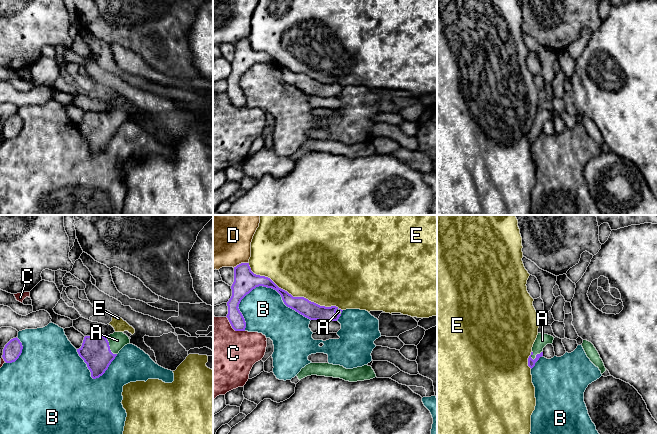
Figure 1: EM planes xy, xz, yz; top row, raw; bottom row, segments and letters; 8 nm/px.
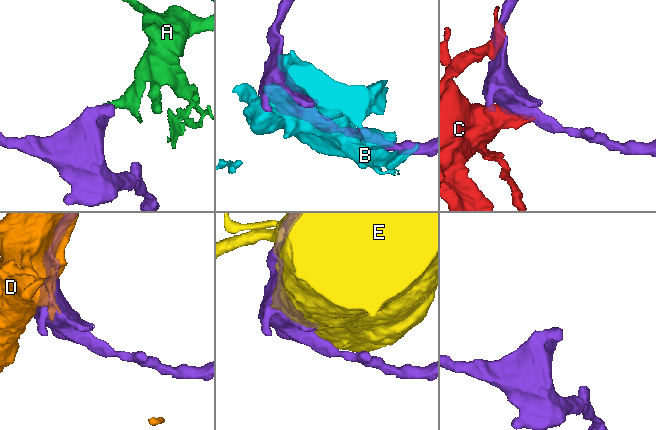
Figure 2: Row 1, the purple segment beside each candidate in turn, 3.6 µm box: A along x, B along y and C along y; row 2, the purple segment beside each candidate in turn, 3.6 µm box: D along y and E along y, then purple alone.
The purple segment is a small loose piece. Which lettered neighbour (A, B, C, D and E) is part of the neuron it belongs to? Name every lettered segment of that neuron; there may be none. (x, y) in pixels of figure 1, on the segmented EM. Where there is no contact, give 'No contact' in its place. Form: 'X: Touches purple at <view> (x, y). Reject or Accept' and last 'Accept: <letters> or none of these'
A: Touches purple at xy (109, 346). Accept
B: Touches purple at xz (274, 289). Reject
C: Touches purple at xz (233, 328). Reject
D: Touches purple at xz (241, 263). Reject
E: Touches purple at xz (292, 296). Reject
Accept: A

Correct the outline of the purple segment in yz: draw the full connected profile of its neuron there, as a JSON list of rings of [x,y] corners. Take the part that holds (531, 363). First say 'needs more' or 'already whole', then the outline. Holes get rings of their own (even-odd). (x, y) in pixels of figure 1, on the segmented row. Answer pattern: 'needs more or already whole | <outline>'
needs more | [[[538,333],[537,338],[533,344],[531,355],[528,358],[528,366],[532,369],[535,363],[543,356],[543,348],[547,344],[552,344],[554,337],[544,333]]]

